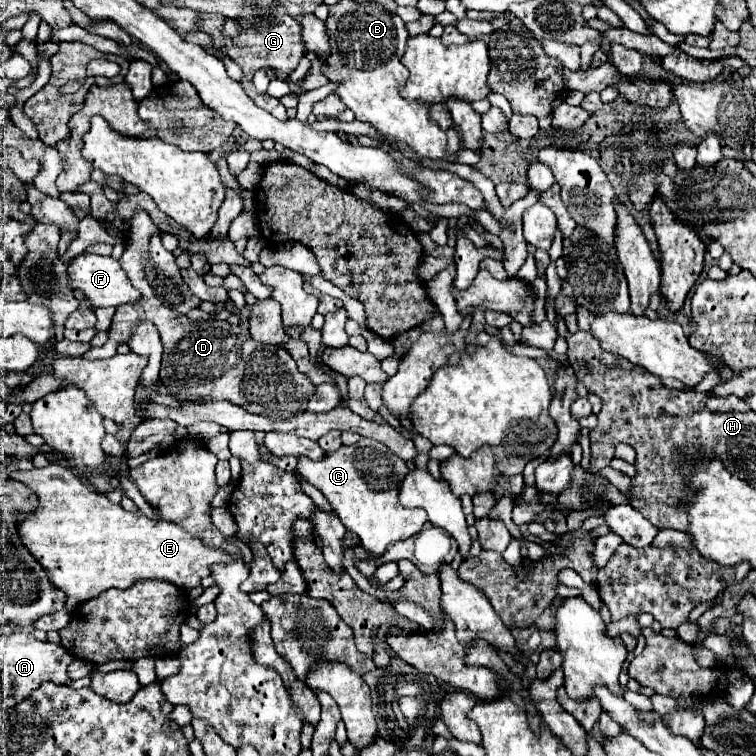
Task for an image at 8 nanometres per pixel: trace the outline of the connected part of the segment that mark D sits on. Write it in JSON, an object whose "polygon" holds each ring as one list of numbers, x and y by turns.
{"polygon":[[139,210,133,214,129,238,127,238,125,252,119,264,125,270,131,284,141,292,141,300,137,300,135,304,123,304,117,308,111,322,107,344,101,348,91,348,85,354,85,358,97,360,97,358,115,356,117,346,129,340,131,324,137,324,139,320,149,320,157,326,161,334,161,342,165,346,161,382,181,400,229,400,233,404,239,404,251,414,271,416,279,420,305,412,307,400,313,394,313,384,305,374,297,370,295,360,285,348,253,340,245,324,231,326,219,320,193,322,187,316,159,304,155,292,151,290,151,286,147,284,143,276,147,244,149,244,151,234,155,232,157,232,157,226,151,222,147,212]]}

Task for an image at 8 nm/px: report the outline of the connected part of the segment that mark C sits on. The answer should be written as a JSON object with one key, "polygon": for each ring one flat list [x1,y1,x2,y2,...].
{"polygon":[[361,438,357,444,341,446,321,460,297,456,297,470,309,484,323,492,343,526,355,532,361,538,361,546,373,556,385,554,387,546,397,540,415,536,427,522,423,510,409,510,399,504,399,480,407,474,407,464,377,440]]}

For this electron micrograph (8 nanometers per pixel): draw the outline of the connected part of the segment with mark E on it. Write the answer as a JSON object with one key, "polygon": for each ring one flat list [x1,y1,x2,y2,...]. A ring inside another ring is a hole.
{"polygon":[[49,464,45,468,33,468,29,472,11,472,11,480,23,482,35,496,39,506,35,512,23,514,17,520,17,532,21,536,23,546,33,554,35,560,47,572,49,582,67,594,65,606,67,610,77,608,79,604,99,596,109,588,127,588,135,580,167,580,177,584,183,590,191,590,199,584,201,578,209,576,209,566,215,562,231,562,233,558,223,550,207,548,199,538,191,536,187,530,173,522,165,520,149,520,141,512,127,512,119,504,109,502,105,496,93,492,87,482,73,474,71,468]]}

